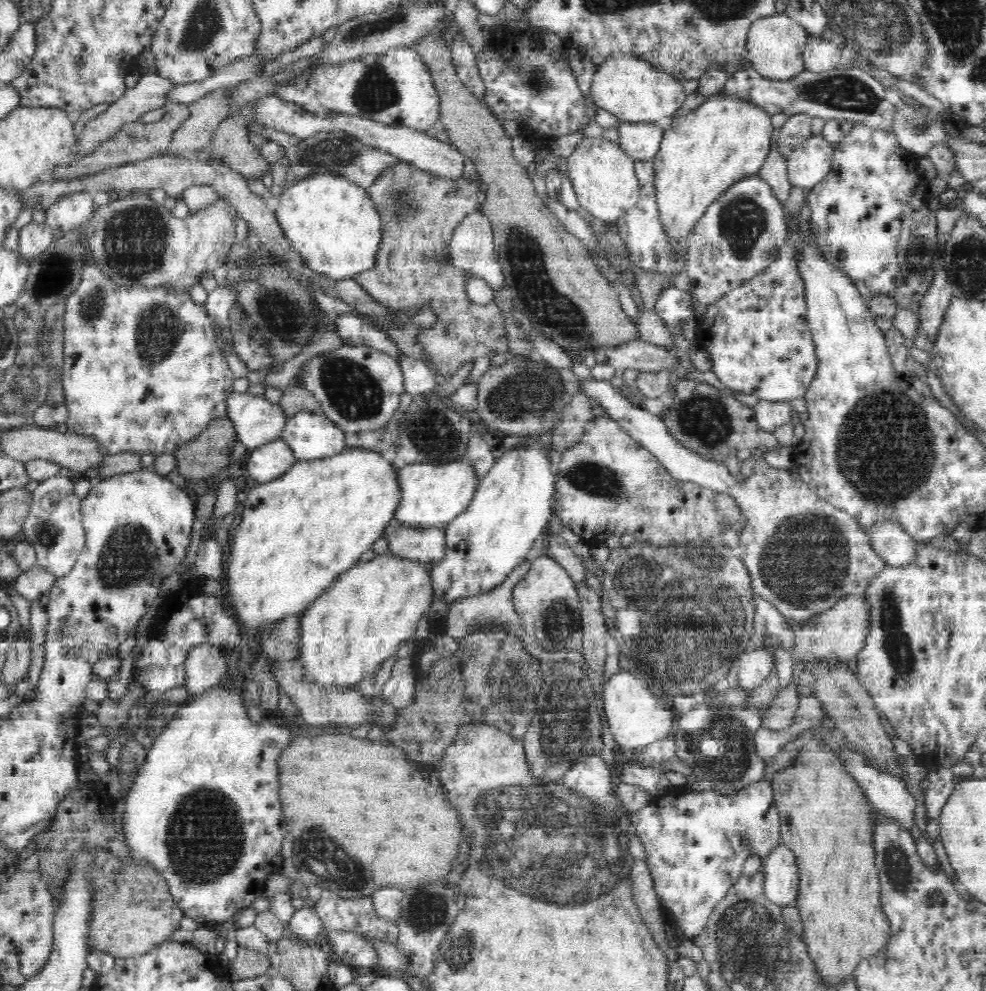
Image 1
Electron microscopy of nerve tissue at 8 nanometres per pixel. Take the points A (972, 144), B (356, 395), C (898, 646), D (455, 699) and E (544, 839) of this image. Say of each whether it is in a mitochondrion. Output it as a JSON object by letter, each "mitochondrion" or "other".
{"A":"other","B":"mitochondrion","C":"mitochondrion","D":"other","E":"mitochondrion"}

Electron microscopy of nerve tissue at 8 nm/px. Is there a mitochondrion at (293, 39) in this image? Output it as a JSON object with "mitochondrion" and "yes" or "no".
{"mitochondrion":"no"}

